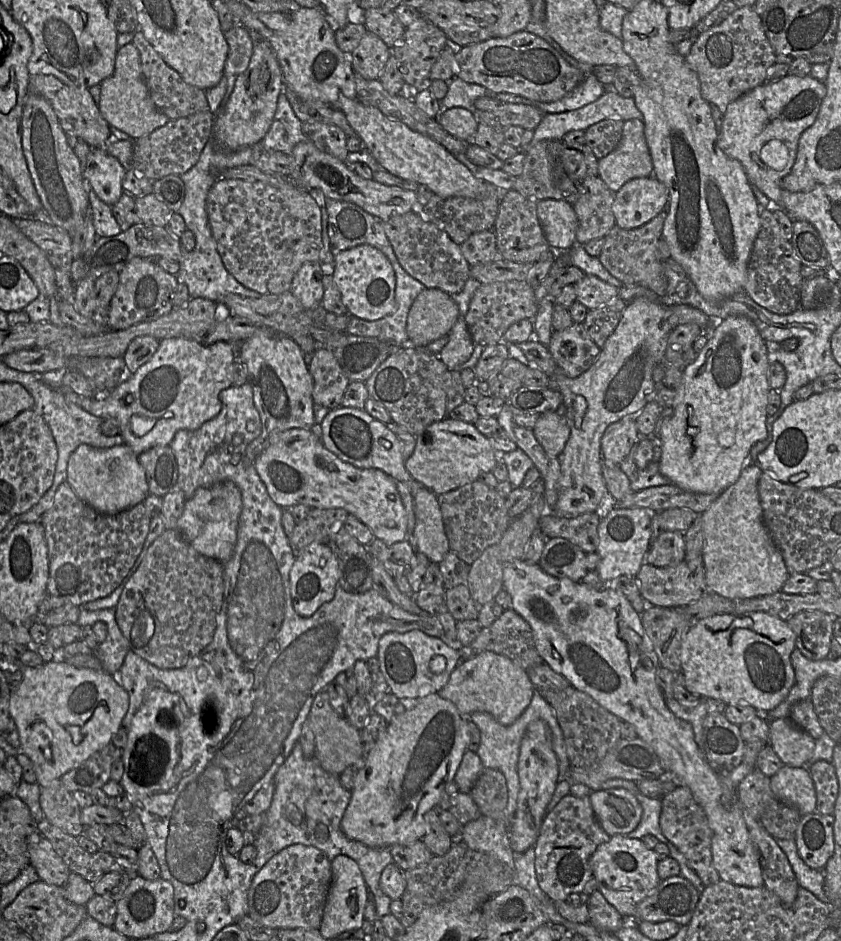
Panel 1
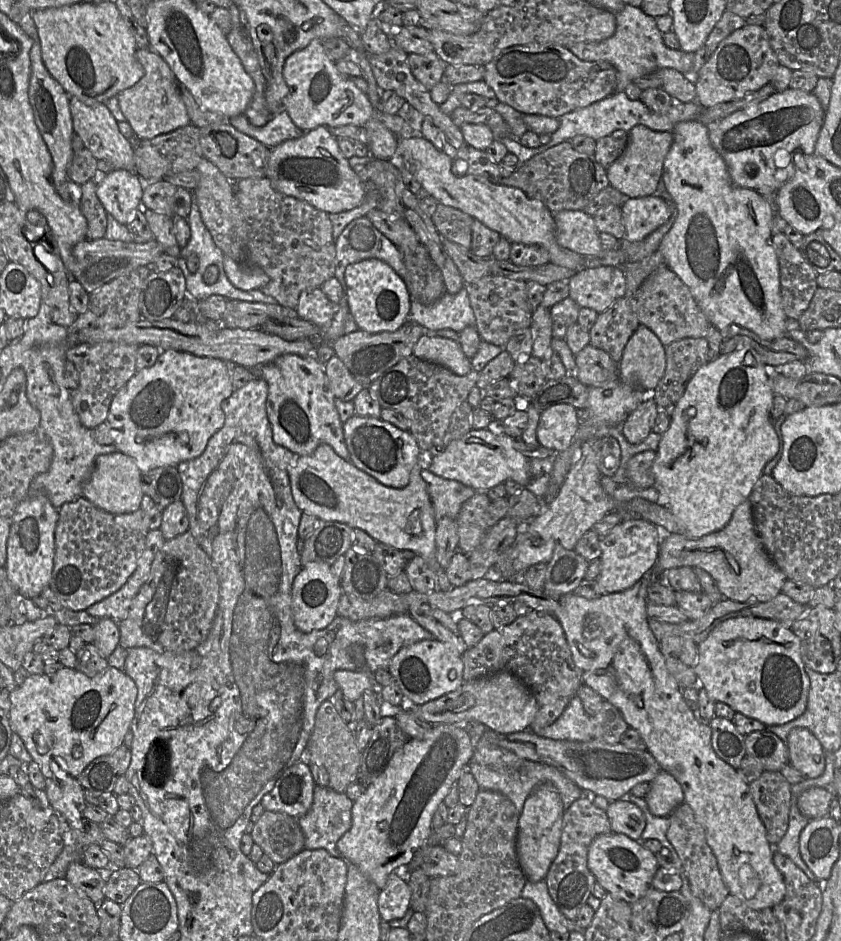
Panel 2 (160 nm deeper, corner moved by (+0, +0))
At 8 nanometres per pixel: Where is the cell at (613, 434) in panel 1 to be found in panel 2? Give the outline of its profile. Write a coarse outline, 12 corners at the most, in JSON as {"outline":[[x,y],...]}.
{"outline":[[642,400],[622,424],[631,444],[652,432],[658,406]]}

